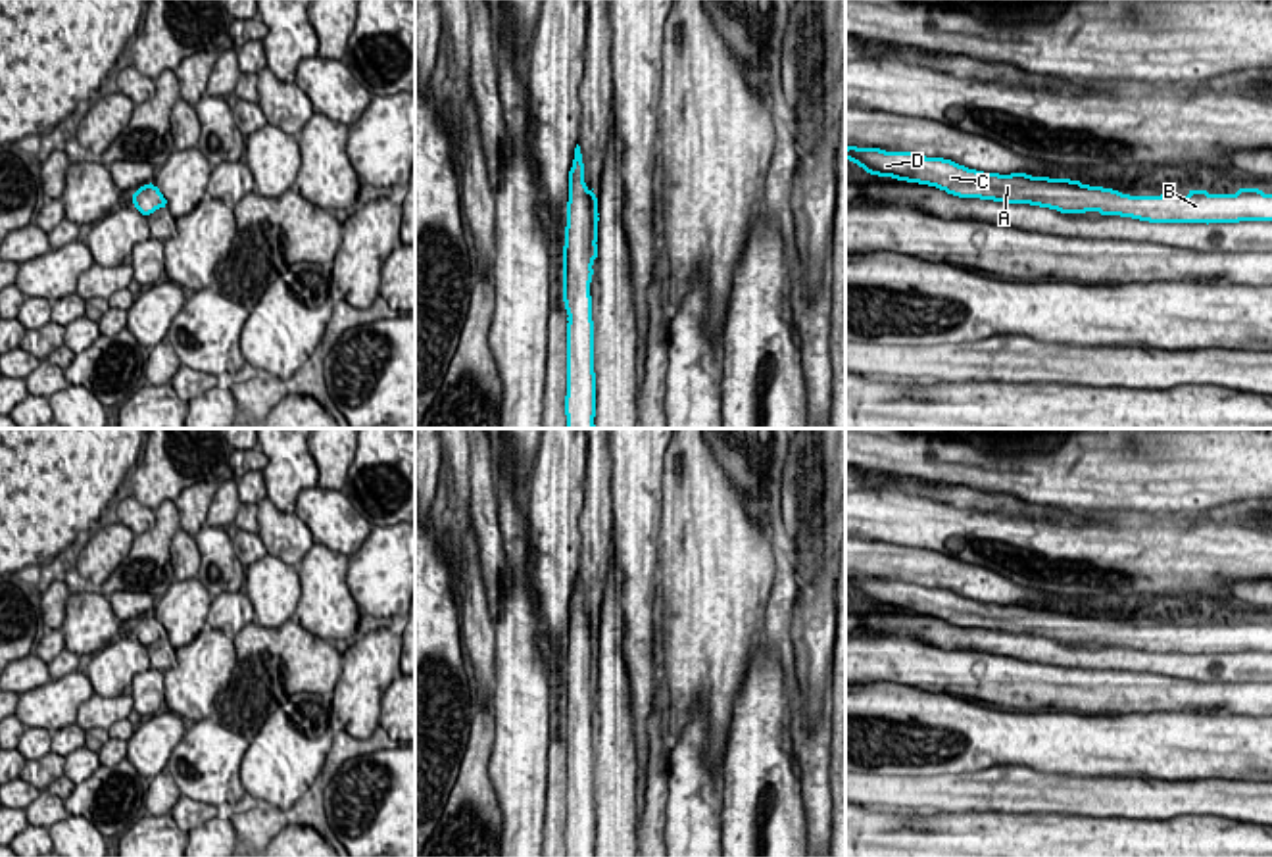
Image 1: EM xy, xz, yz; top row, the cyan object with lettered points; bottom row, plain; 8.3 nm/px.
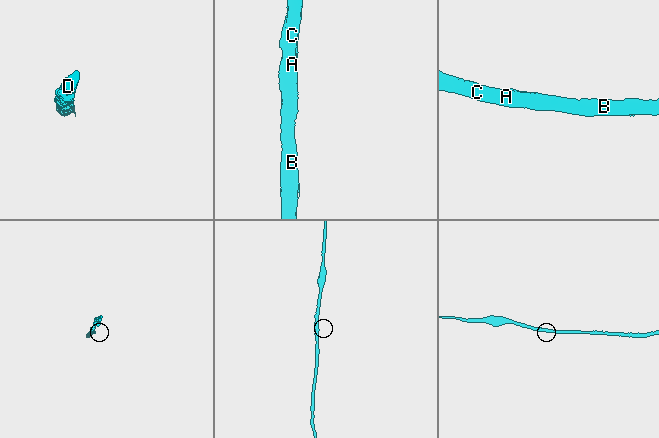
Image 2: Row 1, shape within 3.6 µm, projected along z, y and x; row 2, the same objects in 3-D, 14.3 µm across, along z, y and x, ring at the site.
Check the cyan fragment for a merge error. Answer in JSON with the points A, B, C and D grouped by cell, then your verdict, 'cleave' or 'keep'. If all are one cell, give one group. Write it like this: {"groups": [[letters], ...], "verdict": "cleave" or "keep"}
{"groups": [["A", "B", "C", "D"]], "verdict": "keep"}

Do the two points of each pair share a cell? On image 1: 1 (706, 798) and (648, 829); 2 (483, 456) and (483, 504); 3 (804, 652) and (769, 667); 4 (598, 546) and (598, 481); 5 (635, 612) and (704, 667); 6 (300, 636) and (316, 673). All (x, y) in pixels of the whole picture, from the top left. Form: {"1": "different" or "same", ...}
{"1": "different", "2": "same", "3": "different", "4": "same", "5": "different", "6": "same"}

